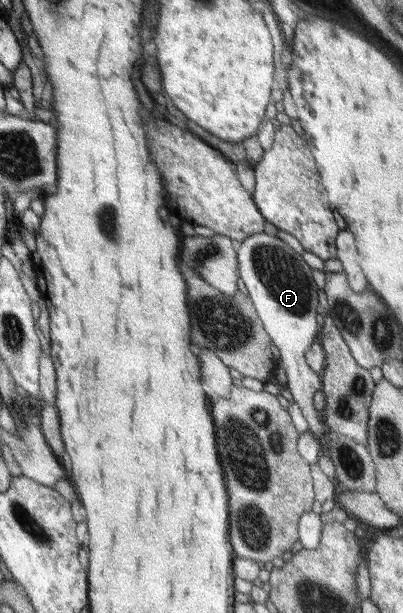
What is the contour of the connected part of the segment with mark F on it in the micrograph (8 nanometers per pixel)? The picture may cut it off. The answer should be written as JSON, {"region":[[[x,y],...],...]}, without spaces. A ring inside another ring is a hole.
{"region":[[[263,231],[250,234],[236,243],[235,249],[240,286],[252,300],[258,319],[279,352],[281,366],[287,377],[285,387],[304,416],[307,431],[317,442],[323,443],[327,428],[319,420],[319,411],[315,410],[312,403],[313,394],[322,388],[322,379],[307,366],[304,359],[305,352],[317,336],[317,287],[311,280],[311,268],[285,242]]]}

